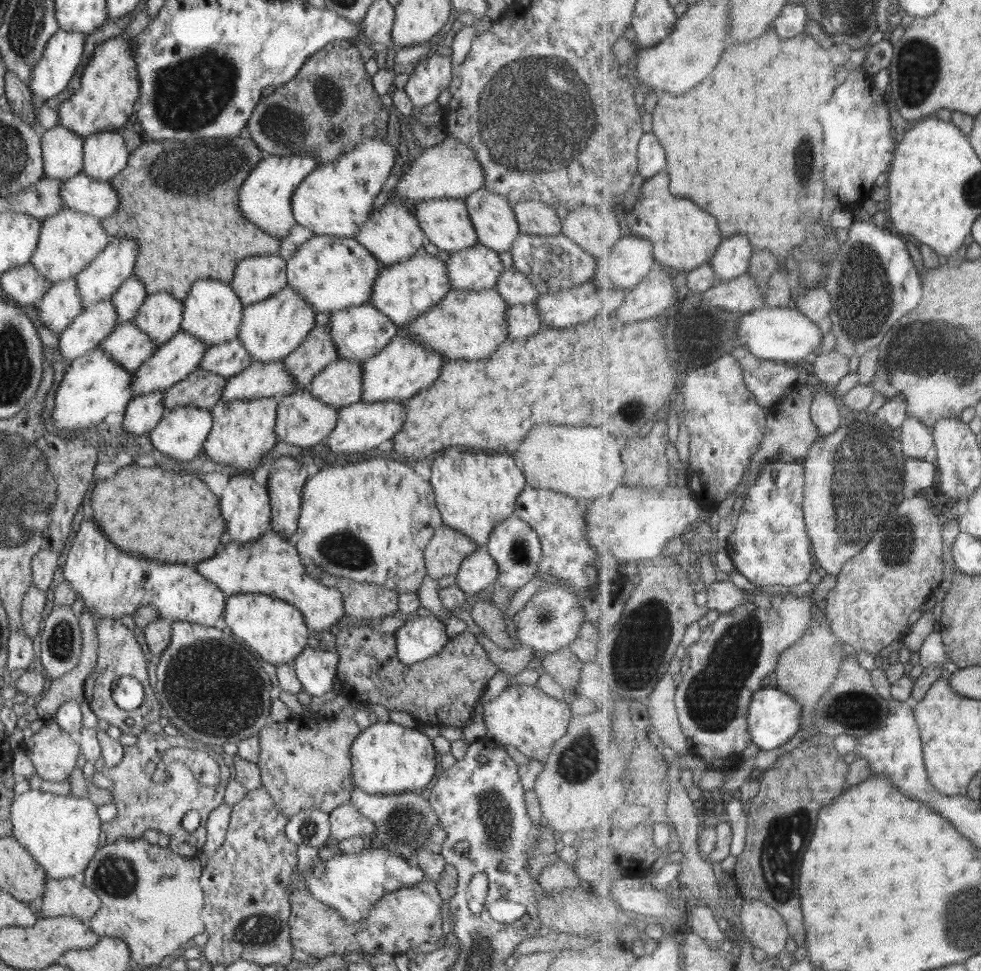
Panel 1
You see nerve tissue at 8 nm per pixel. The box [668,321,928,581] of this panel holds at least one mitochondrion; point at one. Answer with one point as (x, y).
(864, 468)

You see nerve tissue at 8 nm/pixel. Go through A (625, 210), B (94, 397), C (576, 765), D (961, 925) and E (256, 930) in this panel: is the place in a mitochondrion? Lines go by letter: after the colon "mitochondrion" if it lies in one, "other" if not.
A: other
B: other
C: mitochondrion
D: mitochondrion
E: mitochondrion

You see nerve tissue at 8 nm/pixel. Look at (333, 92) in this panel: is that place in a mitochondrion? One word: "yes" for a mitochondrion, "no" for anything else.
yes

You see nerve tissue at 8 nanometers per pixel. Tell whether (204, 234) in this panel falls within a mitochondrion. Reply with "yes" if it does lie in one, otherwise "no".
no

